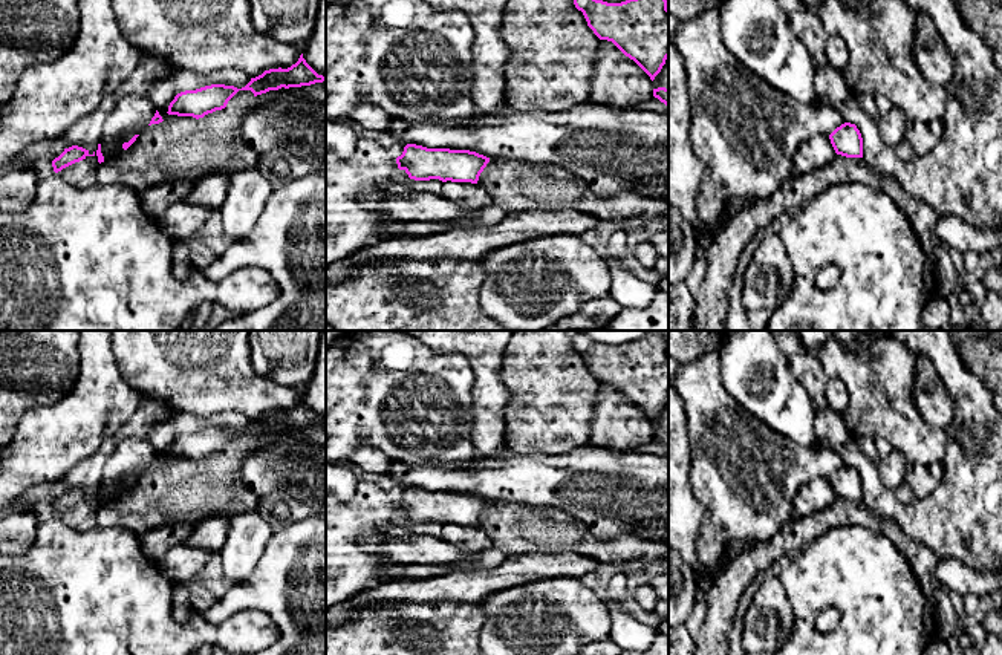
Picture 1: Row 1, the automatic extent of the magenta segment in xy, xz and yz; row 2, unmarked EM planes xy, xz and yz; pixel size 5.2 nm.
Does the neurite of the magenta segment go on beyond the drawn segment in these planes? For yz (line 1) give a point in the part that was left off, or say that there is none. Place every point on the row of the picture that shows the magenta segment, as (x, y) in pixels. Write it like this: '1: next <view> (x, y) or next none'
1: next none

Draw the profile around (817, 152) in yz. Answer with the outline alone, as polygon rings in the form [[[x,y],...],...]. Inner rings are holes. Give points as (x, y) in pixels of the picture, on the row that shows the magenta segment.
[[[815,135],[800,144],[794,155],[794,173],[803,174],[821,168],[835,158],[835,150],[828,135]]]

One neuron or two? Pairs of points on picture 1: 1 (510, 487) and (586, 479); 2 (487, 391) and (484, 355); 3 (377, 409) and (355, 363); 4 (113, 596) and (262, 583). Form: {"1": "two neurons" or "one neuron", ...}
{"1": "one neuron", "2": "one neuron", "3": "one neuron", "4": "two neurons"}

